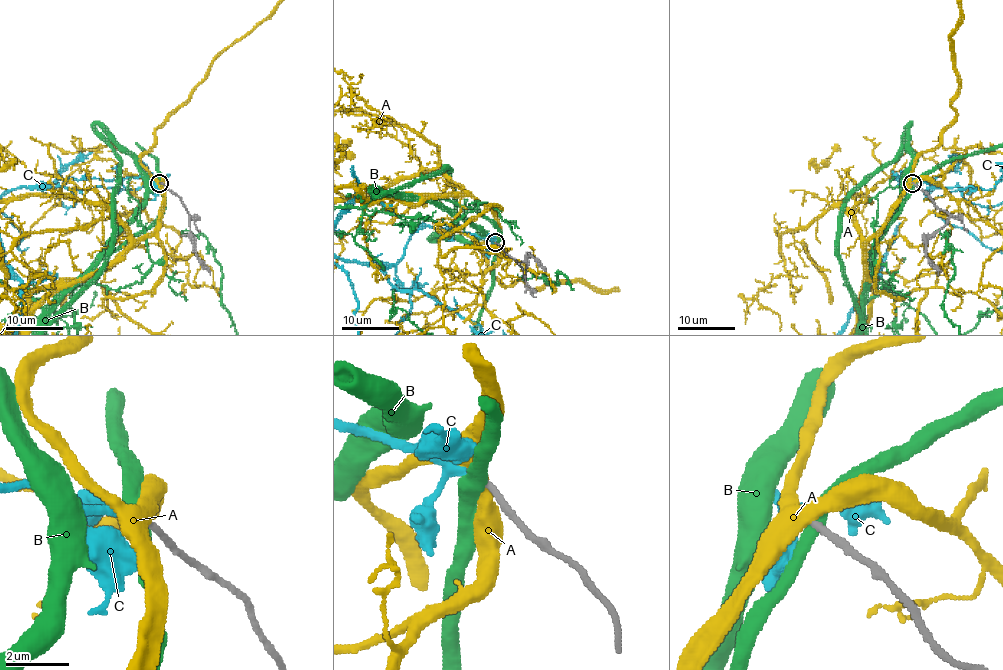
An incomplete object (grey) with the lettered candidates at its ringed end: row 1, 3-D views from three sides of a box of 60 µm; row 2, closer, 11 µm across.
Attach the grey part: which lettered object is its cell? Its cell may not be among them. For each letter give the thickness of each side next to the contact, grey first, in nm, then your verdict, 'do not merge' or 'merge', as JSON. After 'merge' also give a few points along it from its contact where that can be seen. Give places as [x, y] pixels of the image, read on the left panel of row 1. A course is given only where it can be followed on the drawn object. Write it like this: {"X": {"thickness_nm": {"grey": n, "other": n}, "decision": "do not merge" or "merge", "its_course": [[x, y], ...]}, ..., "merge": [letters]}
{"A": {"thickness_nm": {"grey": 220, "other": 480}, "decision": "do not merge"}, "B": {"thickness_nm": {"grey": 240, "other": 460}, "decision": "do not merge"}, "C": {"thickness_nm": {"grey": 160, "other": 200}, "decision": "merge"}, "merge": ["C"]}

